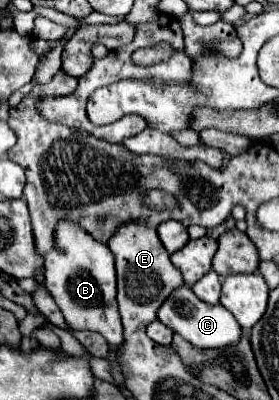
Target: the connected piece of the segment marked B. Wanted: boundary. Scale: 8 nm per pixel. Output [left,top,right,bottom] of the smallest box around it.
[45,221,123,349]

